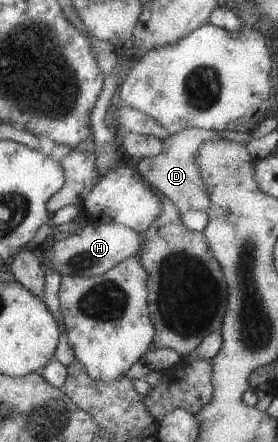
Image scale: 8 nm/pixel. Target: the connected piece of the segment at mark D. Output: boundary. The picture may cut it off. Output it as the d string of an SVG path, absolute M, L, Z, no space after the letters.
M185 128L164 140L164 150L159 155L147 156L134 162L139 176L156 188L166 199L172 199L182 214L189 210L209 211L211 209L210 192L196 162L198 147L207 140L222 139L215 131L203 128Z

